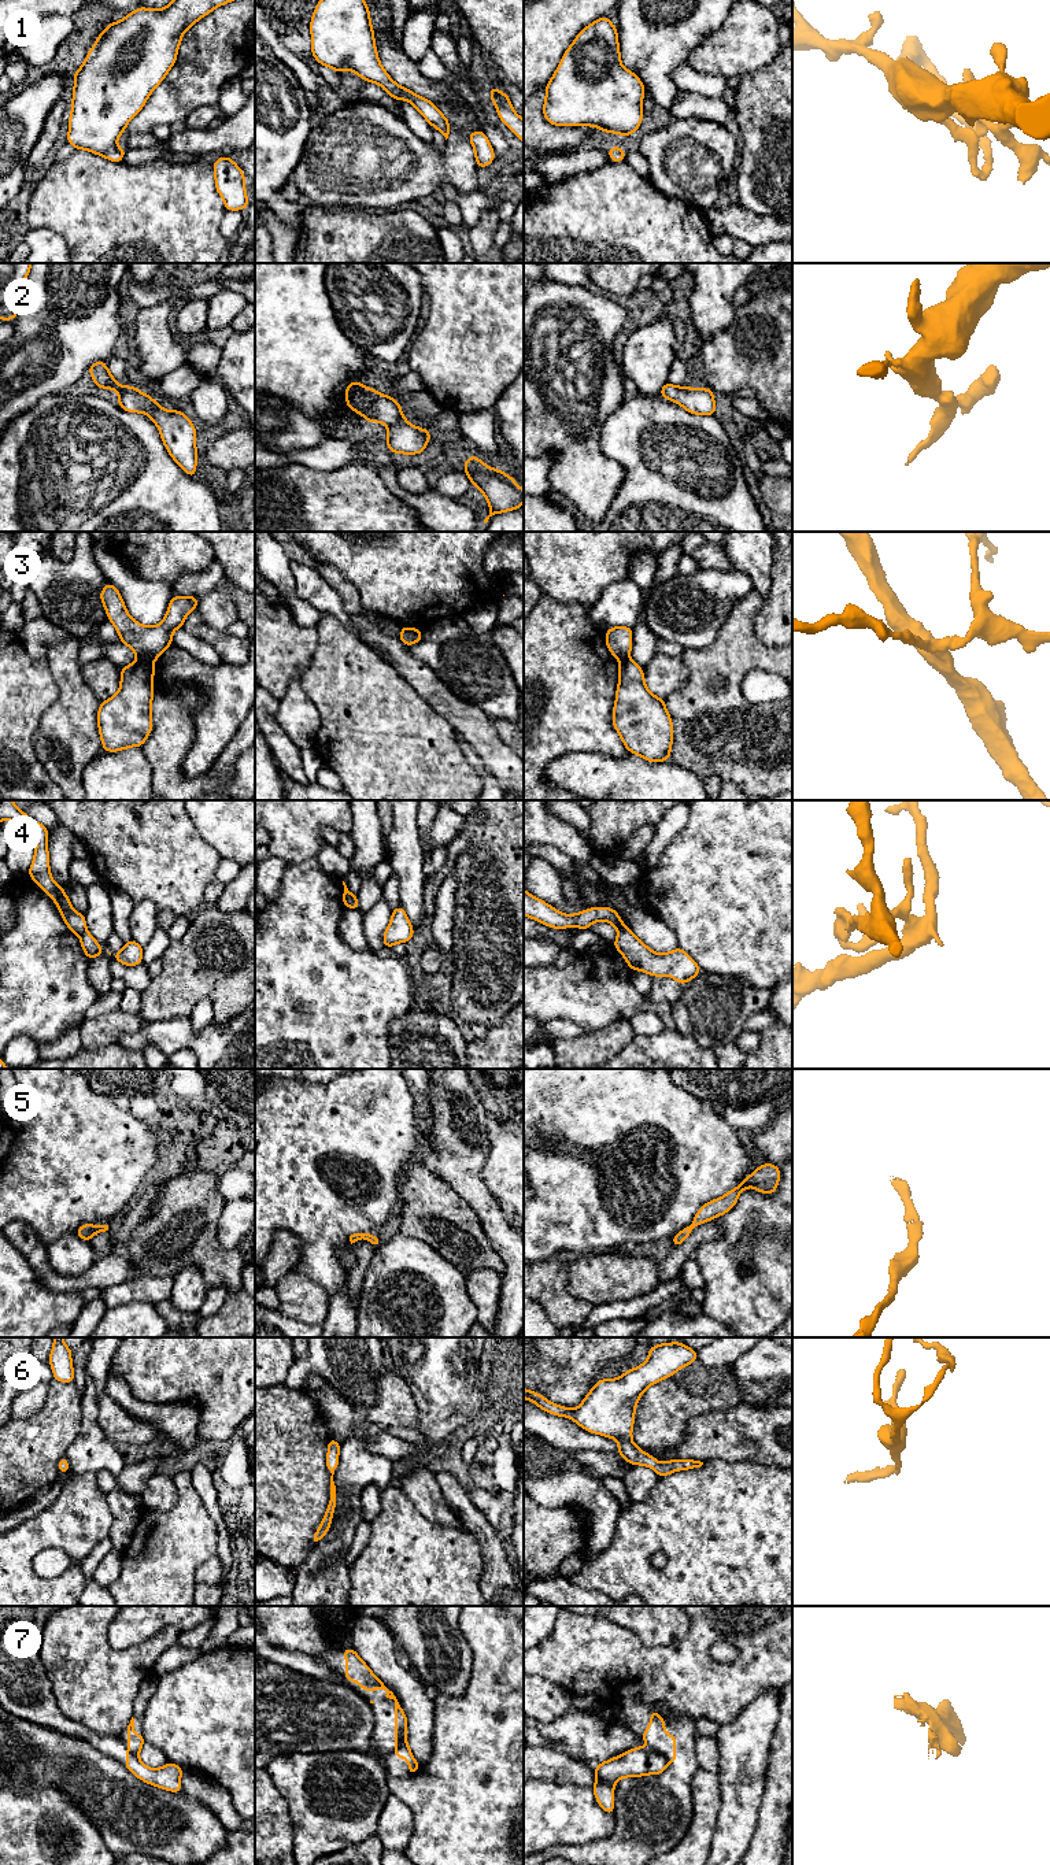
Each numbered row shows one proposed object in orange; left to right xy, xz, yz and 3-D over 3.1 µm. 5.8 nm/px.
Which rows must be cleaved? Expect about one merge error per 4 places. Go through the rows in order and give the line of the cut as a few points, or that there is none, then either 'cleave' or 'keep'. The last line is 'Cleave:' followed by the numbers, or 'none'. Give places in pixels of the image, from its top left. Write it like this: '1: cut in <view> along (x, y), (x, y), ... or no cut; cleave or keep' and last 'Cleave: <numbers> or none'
1: no cut; keep
2: no cut; keep
3: cut in xy along (137, 658), (152, 663); cleave
4: cut in yz along (628, 928), (618, 933); cleave
5: no cut; keep
6: no cut; keep
7: cut in yz along (651, 1747), (660, 1751), (668, 1761); cleave
Cleave: 3, 4, 7

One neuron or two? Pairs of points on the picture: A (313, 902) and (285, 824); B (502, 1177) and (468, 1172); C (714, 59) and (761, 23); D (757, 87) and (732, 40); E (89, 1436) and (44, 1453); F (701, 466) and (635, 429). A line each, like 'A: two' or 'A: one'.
A: two
B: two
C: one
D: two
E: two
F: one

